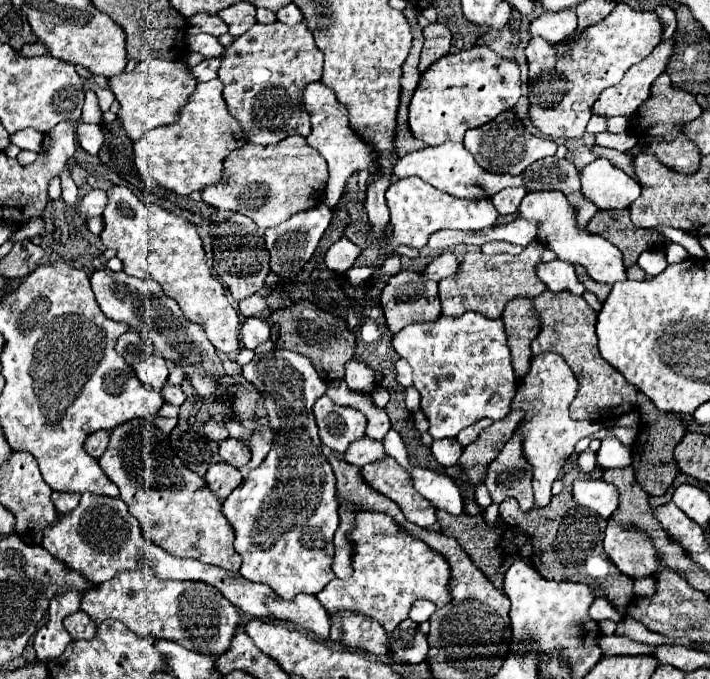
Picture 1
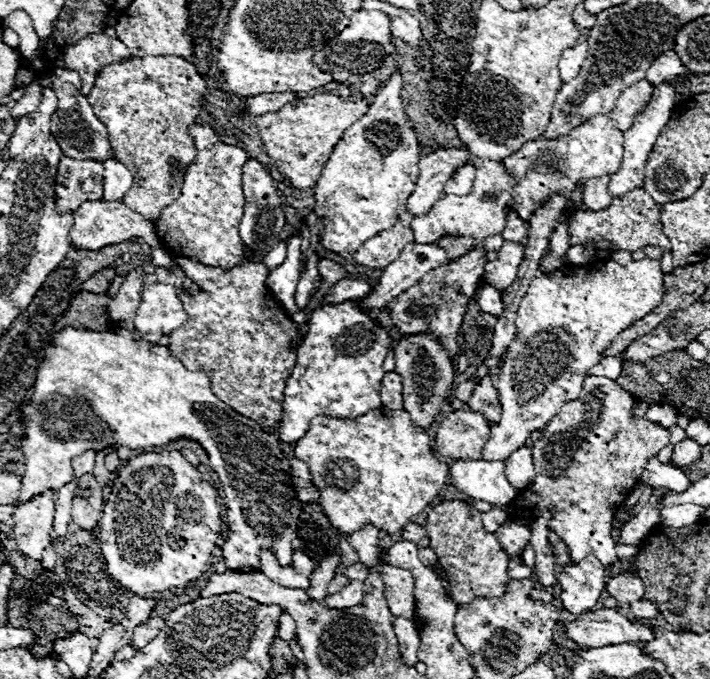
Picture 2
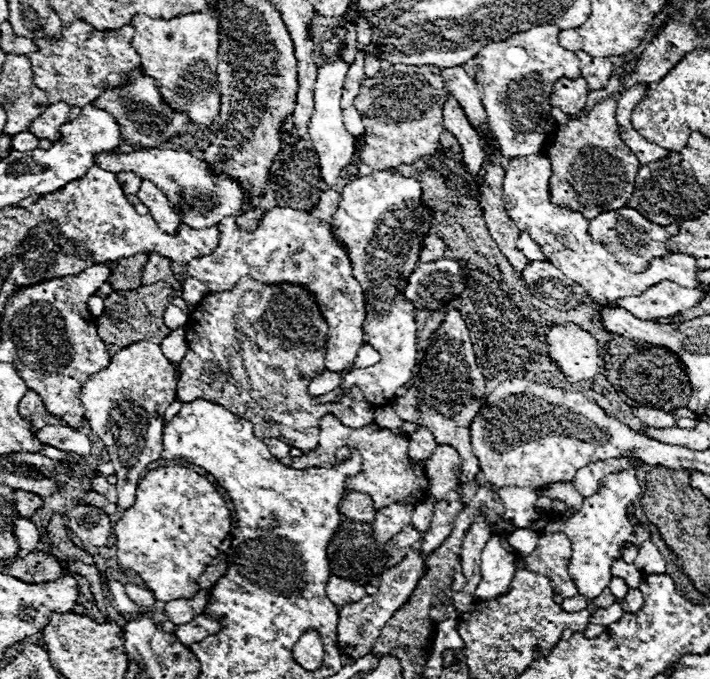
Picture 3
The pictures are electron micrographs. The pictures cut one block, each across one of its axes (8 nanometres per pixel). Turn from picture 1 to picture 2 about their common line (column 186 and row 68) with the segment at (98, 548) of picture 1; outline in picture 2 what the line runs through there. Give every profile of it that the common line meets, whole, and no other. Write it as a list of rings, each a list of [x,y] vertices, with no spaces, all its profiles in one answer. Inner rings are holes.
[[[578,42],[576,46],[568,48],[562,52],[562,58],[560,58],[560,78],[562,80],[572,80],[574,76],[578,76],[580,72],[580,66],[586,58],[586,50],[588,50],[588,44],[586,42]]]

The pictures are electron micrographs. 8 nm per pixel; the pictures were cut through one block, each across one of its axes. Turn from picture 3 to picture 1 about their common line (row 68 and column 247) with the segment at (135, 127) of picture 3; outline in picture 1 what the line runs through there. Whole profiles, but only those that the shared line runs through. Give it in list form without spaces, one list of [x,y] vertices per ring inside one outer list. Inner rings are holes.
[[[220,78],[206,84],[200,82],[188,102],[180,108],[178,122],[150,130],[144,138],[134,142],[134,162],[144,180],[154,180],[162,188],[180,196],[202,192],[204,188],[220,182],[226,156],[248,142],[240,122],[228,112],[222,90],[224,84]]]

